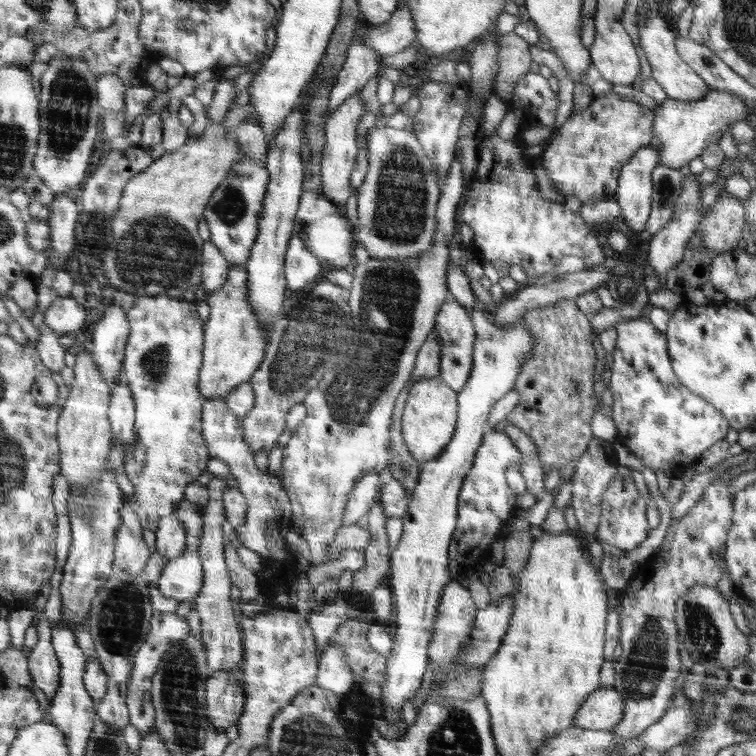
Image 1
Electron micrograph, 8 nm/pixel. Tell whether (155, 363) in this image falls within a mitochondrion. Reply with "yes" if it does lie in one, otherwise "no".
yes

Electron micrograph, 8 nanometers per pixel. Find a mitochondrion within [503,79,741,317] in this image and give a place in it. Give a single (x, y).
(665, 188)

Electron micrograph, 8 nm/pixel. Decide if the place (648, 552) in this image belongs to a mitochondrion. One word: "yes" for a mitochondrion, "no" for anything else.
no

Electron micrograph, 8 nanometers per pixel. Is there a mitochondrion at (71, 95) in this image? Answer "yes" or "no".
yes

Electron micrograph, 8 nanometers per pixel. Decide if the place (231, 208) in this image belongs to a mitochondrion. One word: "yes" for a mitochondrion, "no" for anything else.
yes

